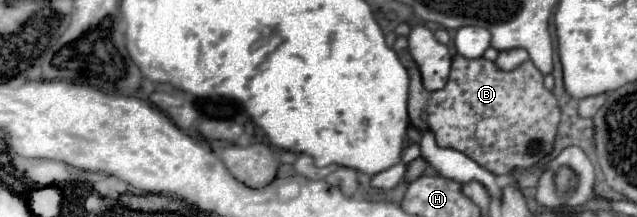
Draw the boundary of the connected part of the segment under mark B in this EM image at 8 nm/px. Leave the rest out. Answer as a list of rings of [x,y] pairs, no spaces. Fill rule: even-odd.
[[[398,38],[392,48],[406,66],[410,76],[410,96],[408,96],[410,122],[420,132],[426,132],[428,128],[434,134],[436,144],[440,148],[458,150],[492,174],[512,174],[516,170],[534,168],[546,156],[544,152],[534,156],[526,152],[530,142],[534,140],[542,142],[542,150],[552,148],[556,128],[560,122],[560,106],[556,96],[544,88],[542,84],[544,76],[536,70],[536,66],[530,60],[526,60],[512,72],[502,72],[496,68],[494,62],[486,58],[468,60],[456,54],[452,58],[452,70],[444,90],[428,92],[422,86],[416,62],[408,54],[406,38]],[[488,116],[500,120],[502,134],[498,142],[494,142],[492,146],[480,146],[474,136],[476,124]]]

